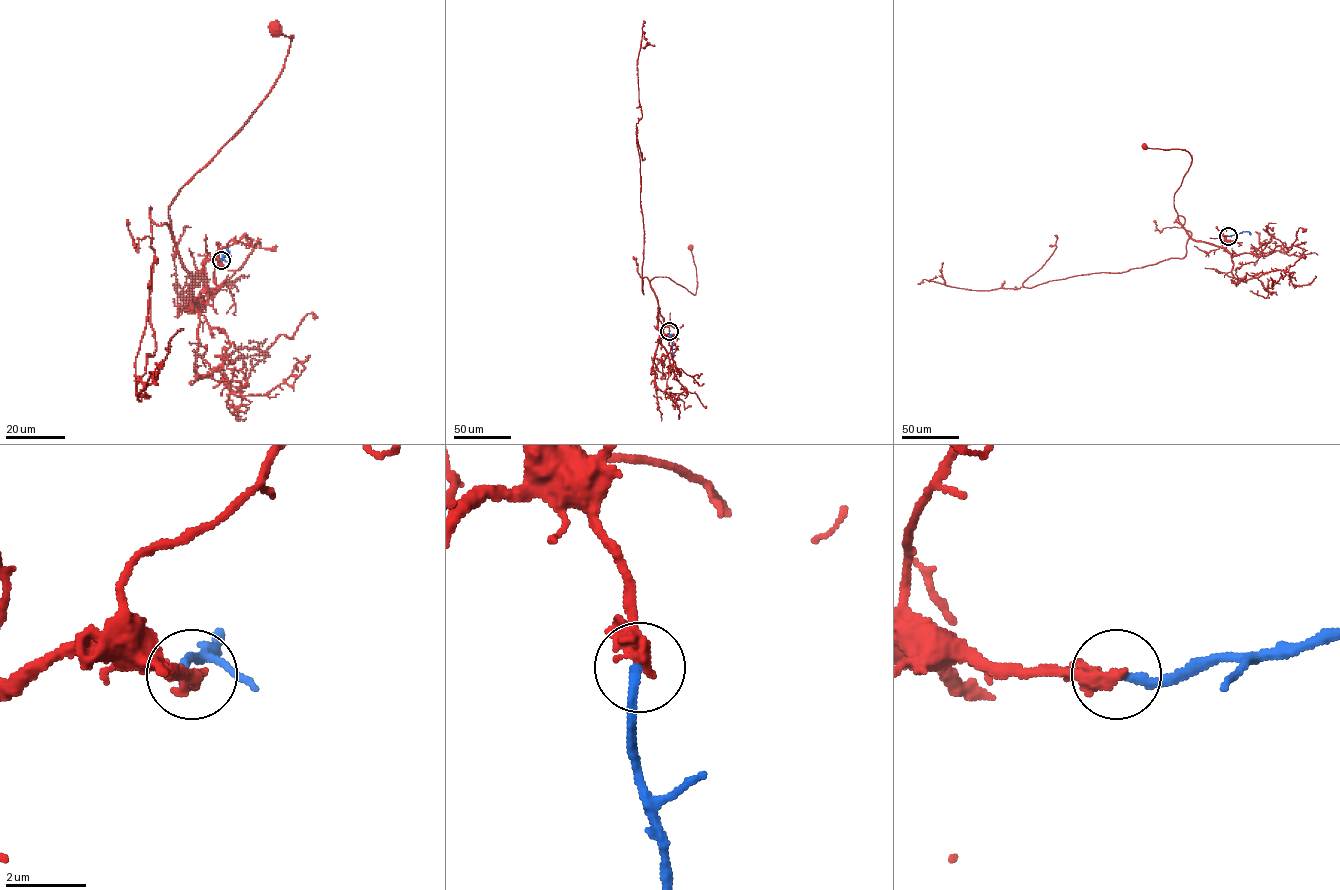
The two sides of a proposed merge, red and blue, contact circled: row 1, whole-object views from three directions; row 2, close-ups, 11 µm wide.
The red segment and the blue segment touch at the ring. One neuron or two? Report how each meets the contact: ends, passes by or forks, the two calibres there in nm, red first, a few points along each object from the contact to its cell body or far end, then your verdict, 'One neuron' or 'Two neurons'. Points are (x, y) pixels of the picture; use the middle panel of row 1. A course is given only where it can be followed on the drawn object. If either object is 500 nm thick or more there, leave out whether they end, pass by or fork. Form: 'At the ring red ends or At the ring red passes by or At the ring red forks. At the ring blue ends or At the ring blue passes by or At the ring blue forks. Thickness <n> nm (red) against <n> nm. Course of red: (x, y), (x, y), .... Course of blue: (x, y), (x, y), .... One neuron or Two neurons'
At the ring red ends. At the ring blue ends. Thickness 380 nm (red) against 240 nm. Course of red: (669, 331), (667, 326), (658, 328), (658, 301), (649, 281), (667, 277), (695, 294), (696, 268), (691, 248). Course of blue: (669, 331), (673, 354). One neuron

